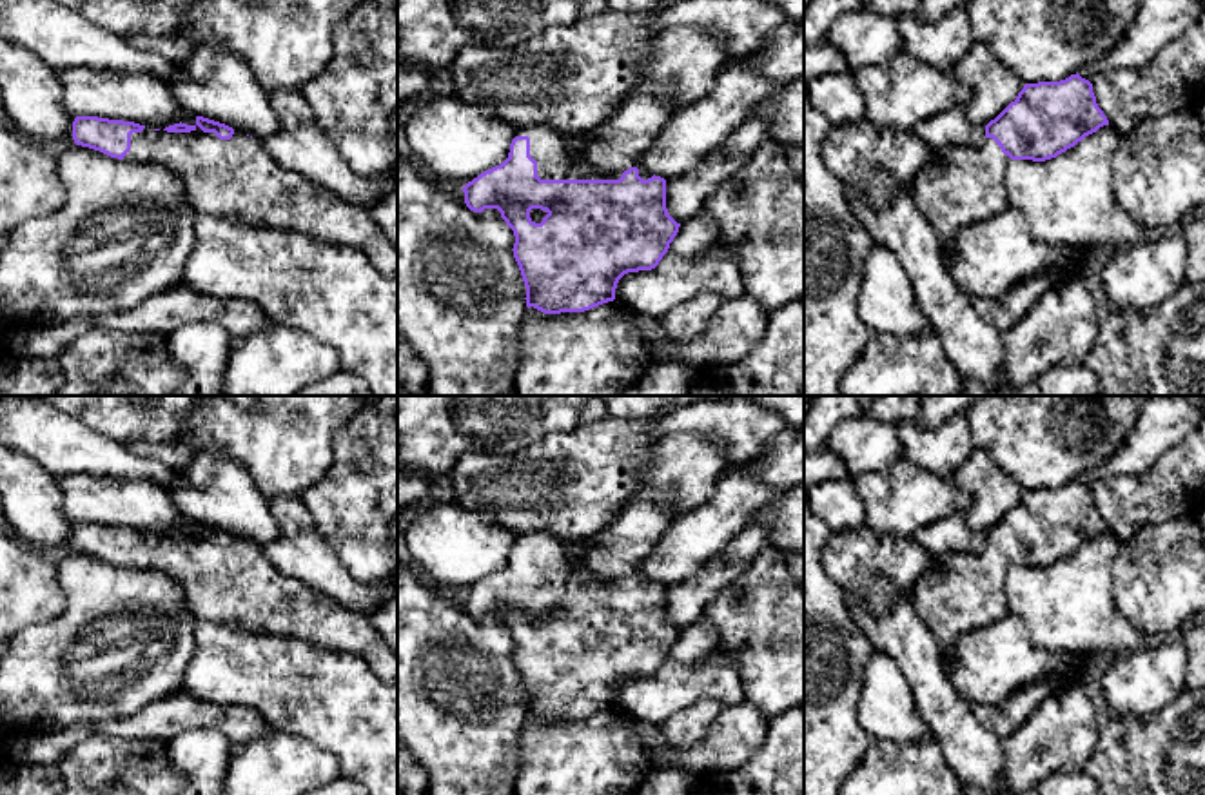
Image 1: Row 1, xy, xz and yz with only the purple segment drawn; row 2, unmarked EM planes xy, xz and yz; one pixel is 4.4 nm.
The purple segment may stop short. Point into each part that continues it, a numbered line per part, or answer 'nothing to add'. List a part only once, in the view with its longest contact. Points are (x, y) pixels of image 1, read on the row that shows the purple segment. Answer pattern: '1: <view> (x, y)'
1: xz (556, 155)

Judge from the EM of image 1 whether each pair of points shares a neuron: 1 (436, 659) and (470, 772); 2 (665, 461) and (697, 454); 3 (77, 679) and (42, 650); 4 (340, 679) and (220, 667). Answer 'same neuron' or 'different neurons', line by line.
1: same neuron
2: same neuron
3: same neuron
4: same neuron

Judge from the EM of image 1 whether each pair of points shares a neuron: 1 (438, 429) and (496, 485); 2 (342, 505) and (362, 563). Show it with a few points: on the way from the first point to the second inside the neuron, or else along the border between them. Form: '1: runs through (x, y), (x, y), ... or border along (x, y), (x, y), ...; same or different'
1: border along (509, 454), (463, 454), (449, 471); different
2: runs through (354, 520), (362, 549); same

